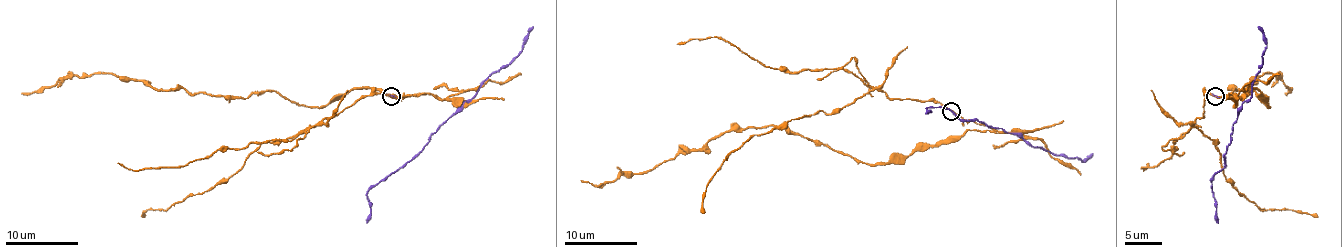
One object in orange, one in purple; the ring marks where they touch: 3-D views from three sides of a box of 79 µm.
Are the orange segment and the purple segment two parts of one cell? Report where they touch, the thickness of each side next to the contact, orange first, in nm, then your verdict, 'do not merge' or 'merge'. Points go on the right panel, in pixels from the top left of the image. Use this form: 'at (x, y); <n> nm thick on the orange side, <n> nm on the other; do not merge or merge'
at (1215, 96); 170 nm thick on the orange side, 90 nm on the other; do not merge

